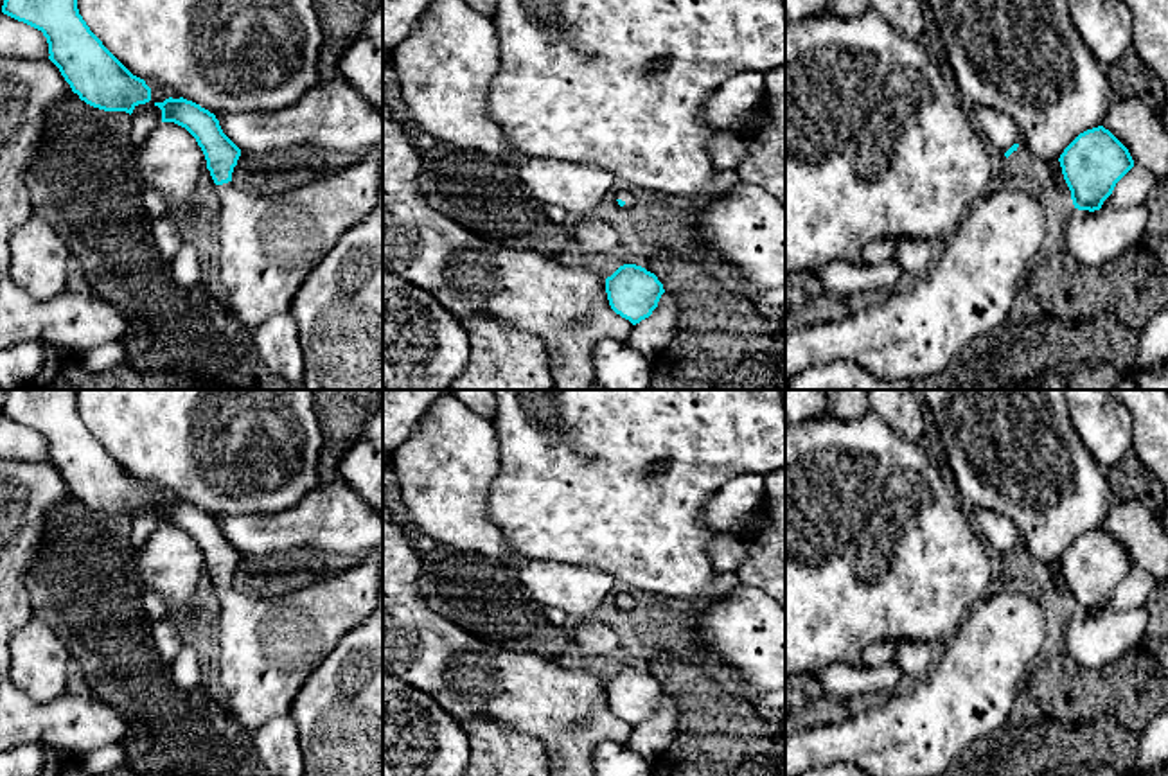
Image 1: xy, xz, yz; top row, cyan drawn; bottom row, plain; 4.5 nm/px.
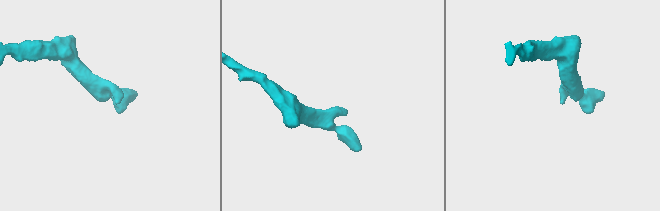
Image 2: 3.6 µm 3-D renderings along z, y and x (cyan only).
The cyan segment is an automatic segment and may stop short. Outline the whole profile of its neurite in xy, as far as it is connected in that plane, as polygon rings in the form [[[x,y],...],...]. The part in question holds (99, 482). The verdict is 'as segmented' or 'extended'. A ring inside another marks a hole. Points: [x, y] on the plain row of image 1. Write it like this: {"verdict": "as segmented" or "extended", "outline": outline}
{"verdict": "as segmented", "outline": [[[4,390],[2,415],[43,435],[49,445],[49,462],[59,471],[72,494],[86,507],[104,514],[133,516],[138,507],[151,503],[151,490],[144,481],[133,478],[90,433],[77,411],[74,390]]]}

